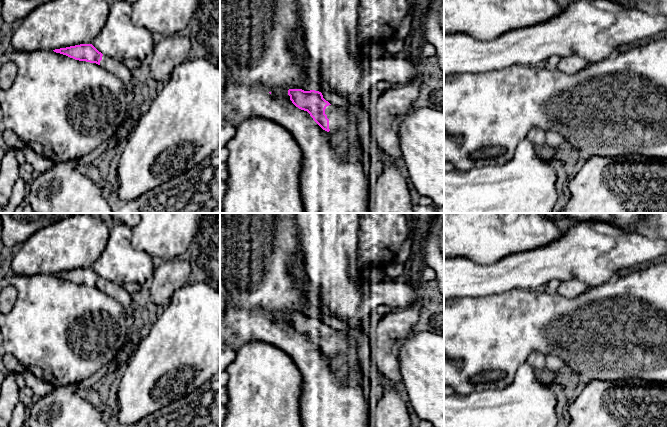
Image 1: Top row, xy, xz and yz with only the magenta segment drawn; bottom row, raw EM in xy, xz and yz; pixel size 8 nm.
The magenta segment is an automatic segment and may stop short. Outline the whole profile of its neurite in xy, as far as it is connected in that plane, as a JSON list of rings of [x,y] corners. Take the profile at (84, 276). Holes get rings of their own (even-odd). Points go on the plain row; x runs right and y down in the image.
[[[80,268],[53,274],[79,285],[96,287],[116,299],[124,308],[127,317],[132,316],[131,294],[120,285],[107,281],[99,276],[92,268]]]

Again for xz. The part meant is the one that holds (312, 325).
[[[289,313],[292,327],[301,334],[307,335],[313,344],[325,355],[347,352],[349,346],[339,330],[332,329],[323,322],[319,315]]]

